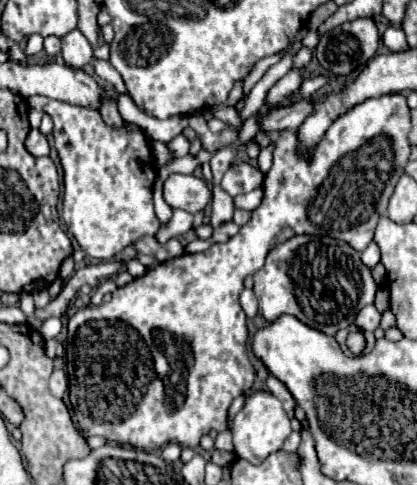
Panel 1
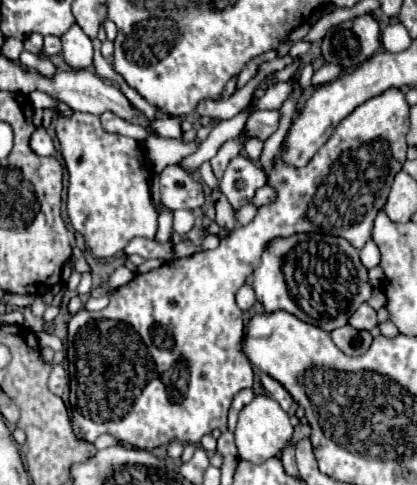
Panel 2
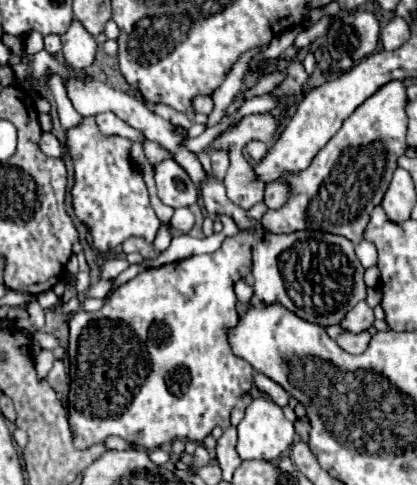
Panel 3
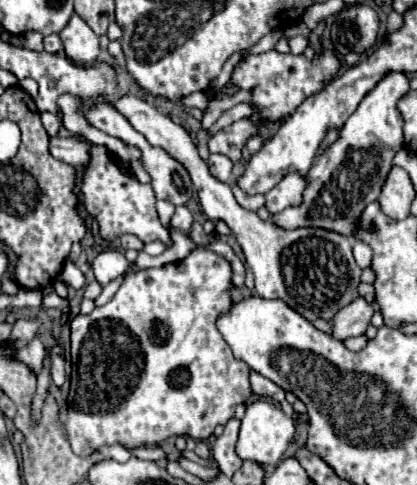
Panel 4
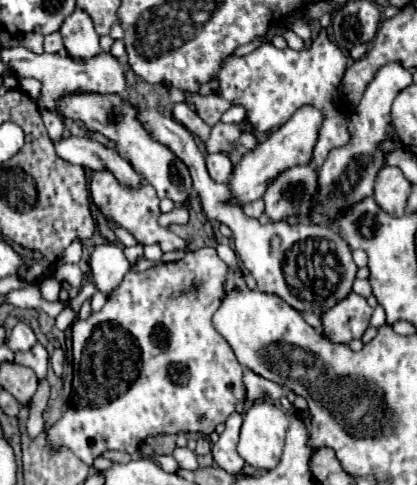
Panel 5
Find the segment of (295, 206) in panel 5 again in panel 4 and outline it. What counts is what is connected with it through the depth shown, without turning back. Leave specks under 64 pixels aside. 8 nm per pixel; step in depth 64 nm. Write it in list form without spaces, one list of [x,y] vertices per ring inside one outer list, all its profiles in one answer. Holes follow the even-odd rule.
[[[298,172],[288,174],[272,190],[266,192],[266,208],[270,210],[270,214],[276,214],[292,204],[300,204],[302,190],[304,190],[304,176]]]

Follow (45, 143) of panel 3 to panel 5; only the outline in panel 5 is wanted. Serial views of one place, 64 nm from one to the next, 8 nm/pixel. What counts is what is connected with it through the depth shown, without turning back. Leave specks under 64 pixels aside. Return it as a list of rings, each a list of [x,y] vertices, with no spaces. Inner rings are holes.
[[[88,136],[62,138],[62,140],[54,142],[54,150],[62,160],[66,160],[70,164],[78,164],[78,166],[90,168],[90,170],[112,168],[112,172],[116,172],[116,178],[122,184],[126,184],[130,188],[140,186],[140,176],[136,174],[136,170],[132,168],[132,164],[128,160],[124,160],[116,150],[106,148]]]

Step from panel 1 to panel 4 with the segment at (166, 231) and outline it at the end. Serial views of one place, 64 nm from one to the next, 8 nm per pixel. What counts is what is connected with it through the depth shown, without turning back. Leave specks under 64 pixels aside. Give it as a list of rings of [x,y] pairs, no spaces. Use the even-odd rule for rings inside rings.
[[[178,206],[176,212],[174,212],[174,216],[172,216],[172,220],[170,220],[172,228],[182,230],[182,232],[188,232],[190,226],[192,226],[192,222],[194,222],[194,218],[192,218],[192,214],[190,214],[190,210],[186,206]]]

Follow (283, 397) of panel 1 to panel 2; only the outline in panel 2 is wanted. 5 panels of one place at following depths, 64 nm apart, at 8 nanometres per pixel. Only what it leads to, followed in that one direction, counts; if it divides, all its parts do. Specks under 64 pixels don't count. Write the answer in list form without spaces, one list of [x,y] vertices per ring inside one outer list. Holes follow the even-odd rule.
[[[262,374],[262,386],[266,388],[266,392],[274,398],[274,400],[278,400],[280,402],[280,406],[288,412],[290,410],[290,406],[292,406],[292,396],[288,394],[288,390],[278,382],[278,380],[274,380],[272,376],[268,376],[268,374]]]

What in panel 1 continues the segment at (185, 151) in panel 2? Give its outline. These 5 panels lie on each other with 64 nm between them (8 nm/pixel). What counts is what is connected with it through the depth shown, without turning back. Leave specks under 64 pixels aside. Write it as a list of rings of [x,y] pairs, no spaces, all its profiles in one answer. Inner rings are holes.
[[[152,142],[152,150],[154,150],[154,158],[156,158],[158,166],[166,166],[166,164],[170,162],[172,156],[170,156],[166,144],[162,144],[162,142]]]

